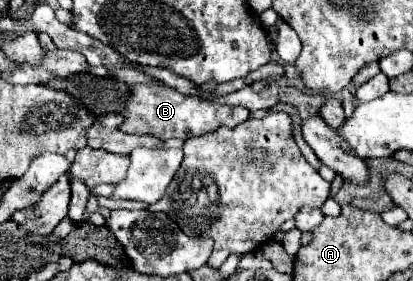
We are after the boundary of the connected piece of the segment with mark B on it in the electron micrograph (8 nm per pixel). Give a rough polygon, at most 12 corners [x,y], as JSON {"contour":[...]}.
{"contour":[[154,83],[132,85],[120,131],[186,141],[248,119]]}

